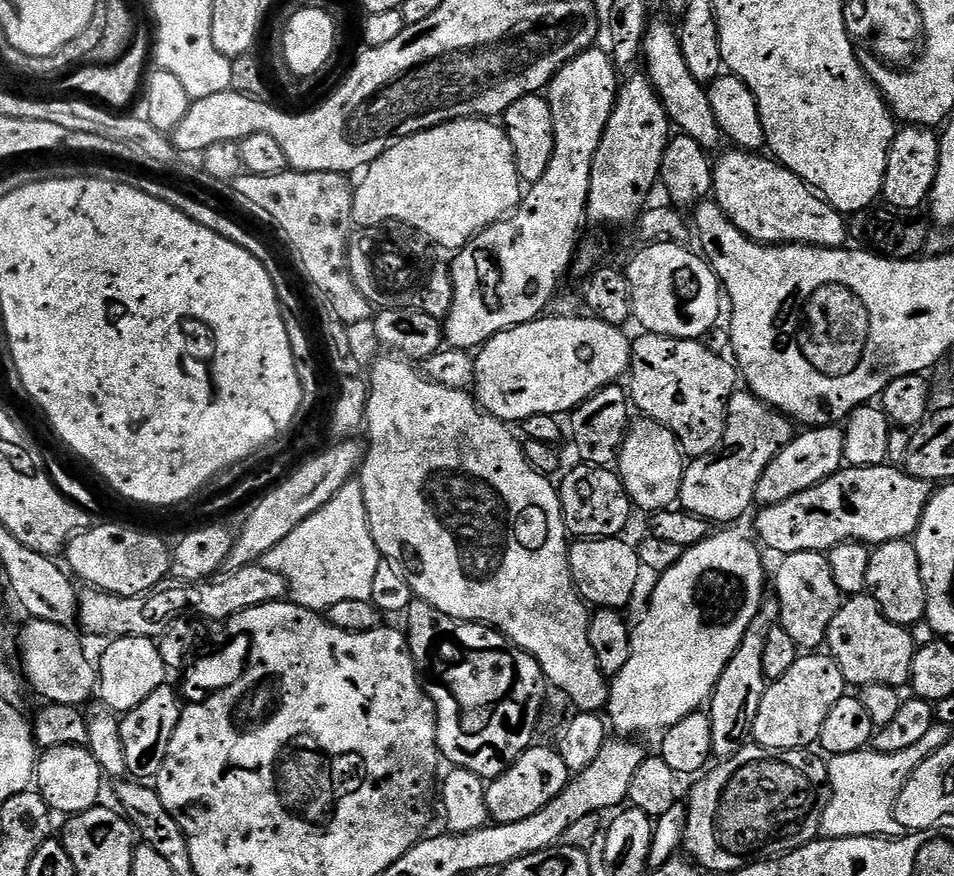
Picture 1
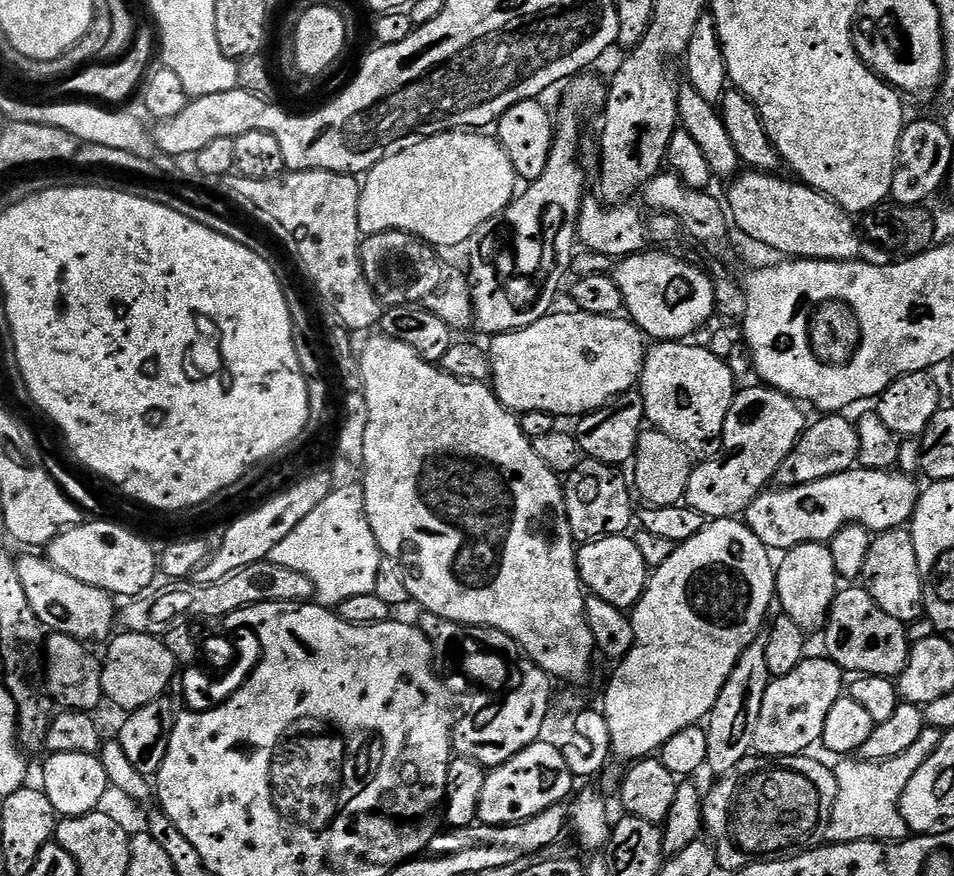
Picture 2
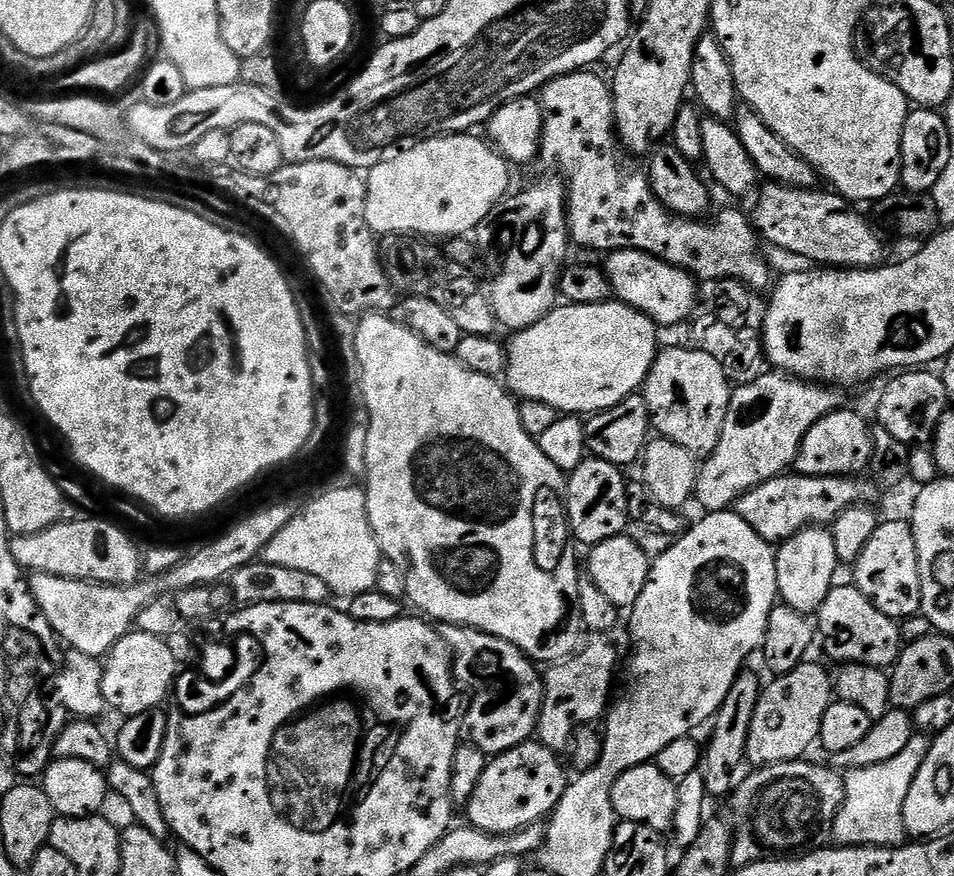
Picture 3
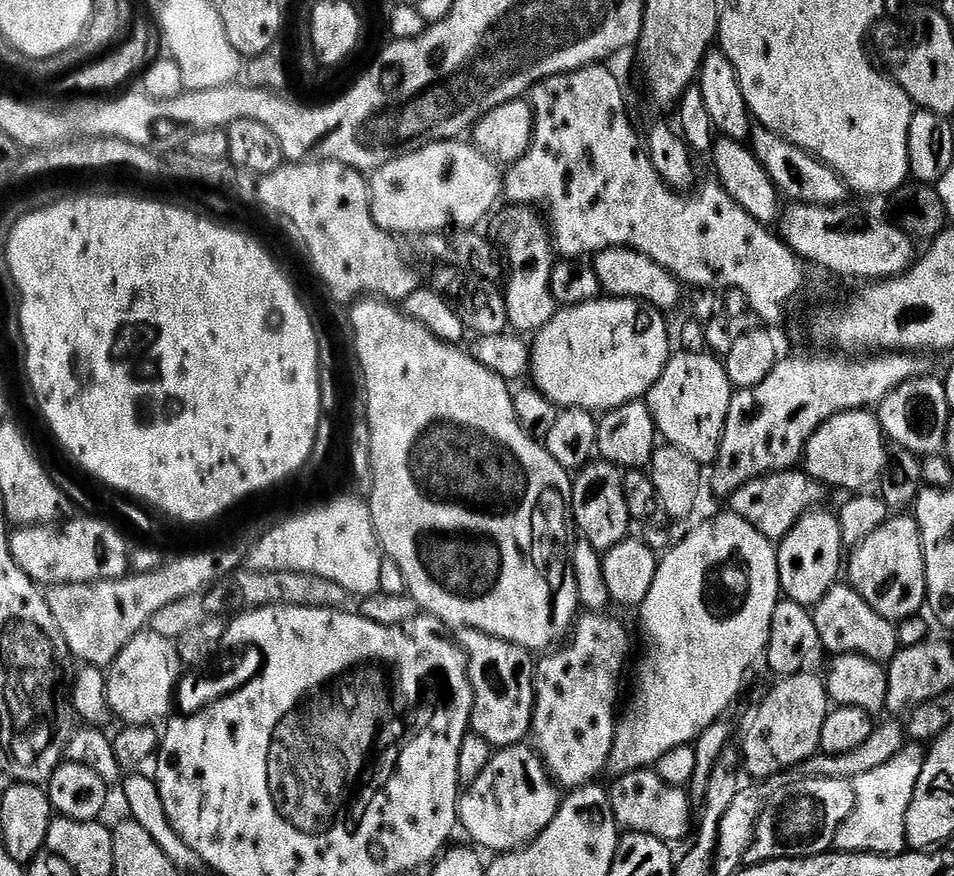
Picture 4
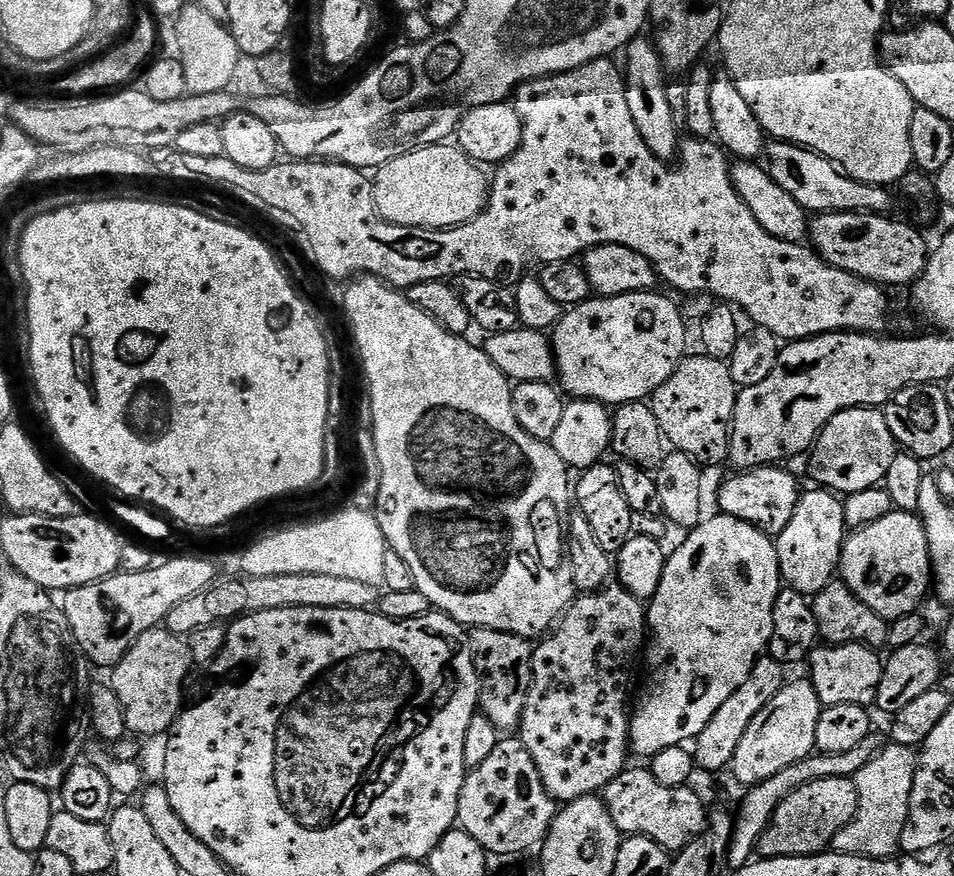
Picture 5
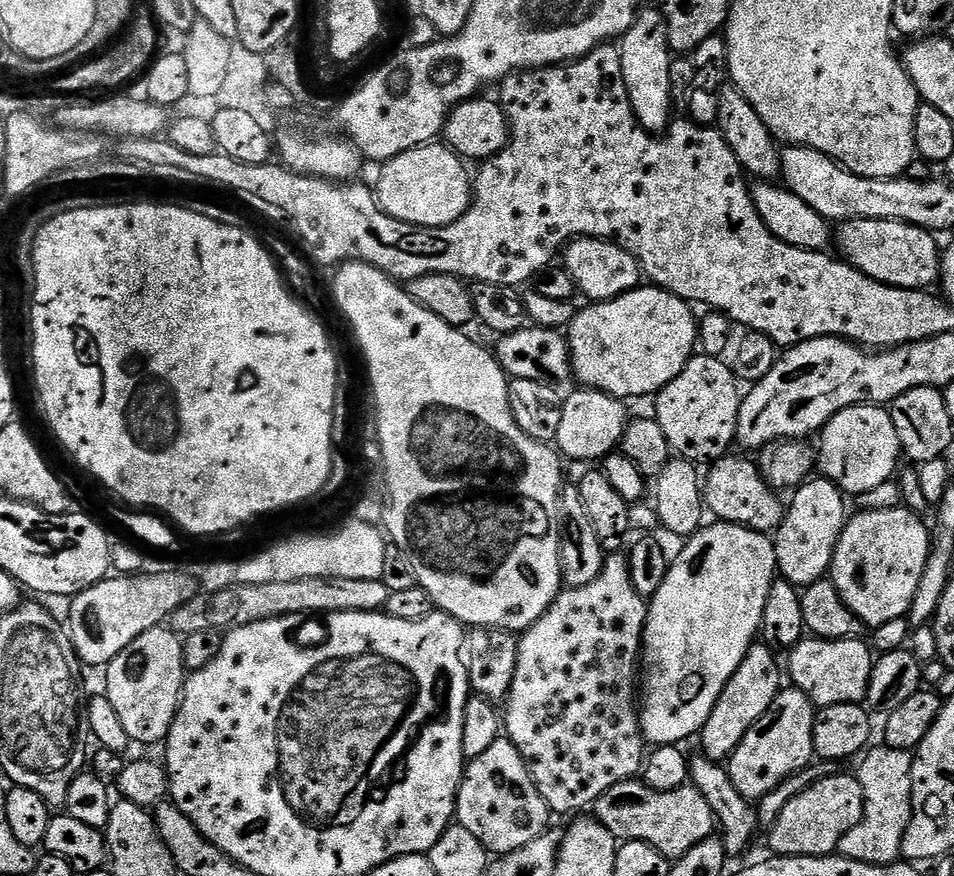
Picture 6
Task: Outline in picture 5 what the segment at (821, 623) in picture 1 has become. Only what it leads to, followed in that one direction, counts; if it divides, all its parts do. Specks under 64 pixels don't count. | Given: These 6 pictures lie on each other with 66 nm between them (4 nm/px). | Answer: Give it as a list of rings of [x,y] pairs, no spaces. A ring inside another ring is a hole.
[[[831,490],[815,491],[801,495],[786,530],[774,540],[781,581],[809,598],[815,597],[837,575],[846,539],[844,500]]]

